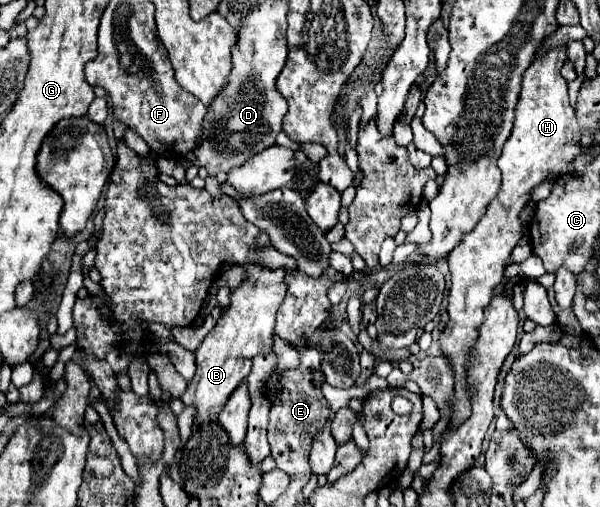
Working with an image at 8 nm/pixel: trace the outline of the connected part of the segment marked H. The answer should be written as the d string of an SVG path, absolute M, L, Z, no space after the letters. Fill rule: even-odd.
M556 47L556 49L550 49L542 59L534 59L532 65L526 69L526 75L522 79L522 95L520 95L520 101L518 101L518 107L516 107L514 129L512 129L512 133L510 133L510 137L508 137L508 141L502 149L502 155L498 157L498 169L502 171L500 191L488 203L486 213L474 225L474 229L470 233L466 233L462 243L458 247L454 247L454 251L450 251L450 255L448 255L448 265L450 265L450 273L452 273L452 287L448 291L448 315L450 315L450 319L444 327L444 331L440 333L440 351L448 359L448 365L454 373L454 395L448 401L448 409L450 409L448 431L458 429L470 417L472 389L468 385L468 363L470 363L470 355L474 351L474 343L478 341L480 325L484 323L484 307L490 305L496 285L500 285L504 281L504 269L510 261L510 255L512 255L514 247L526 235L526 223L520 219L520 213L526 209L532 189L536 185L544 183L550 173L566 175L568 173L568 163L582 149L580 147L578 119L576 119L576 113L574 113L574 109L570 107L570 101L568 101L566 81L560 75L560 67L562 67L564 59L566 59L564 47Z

